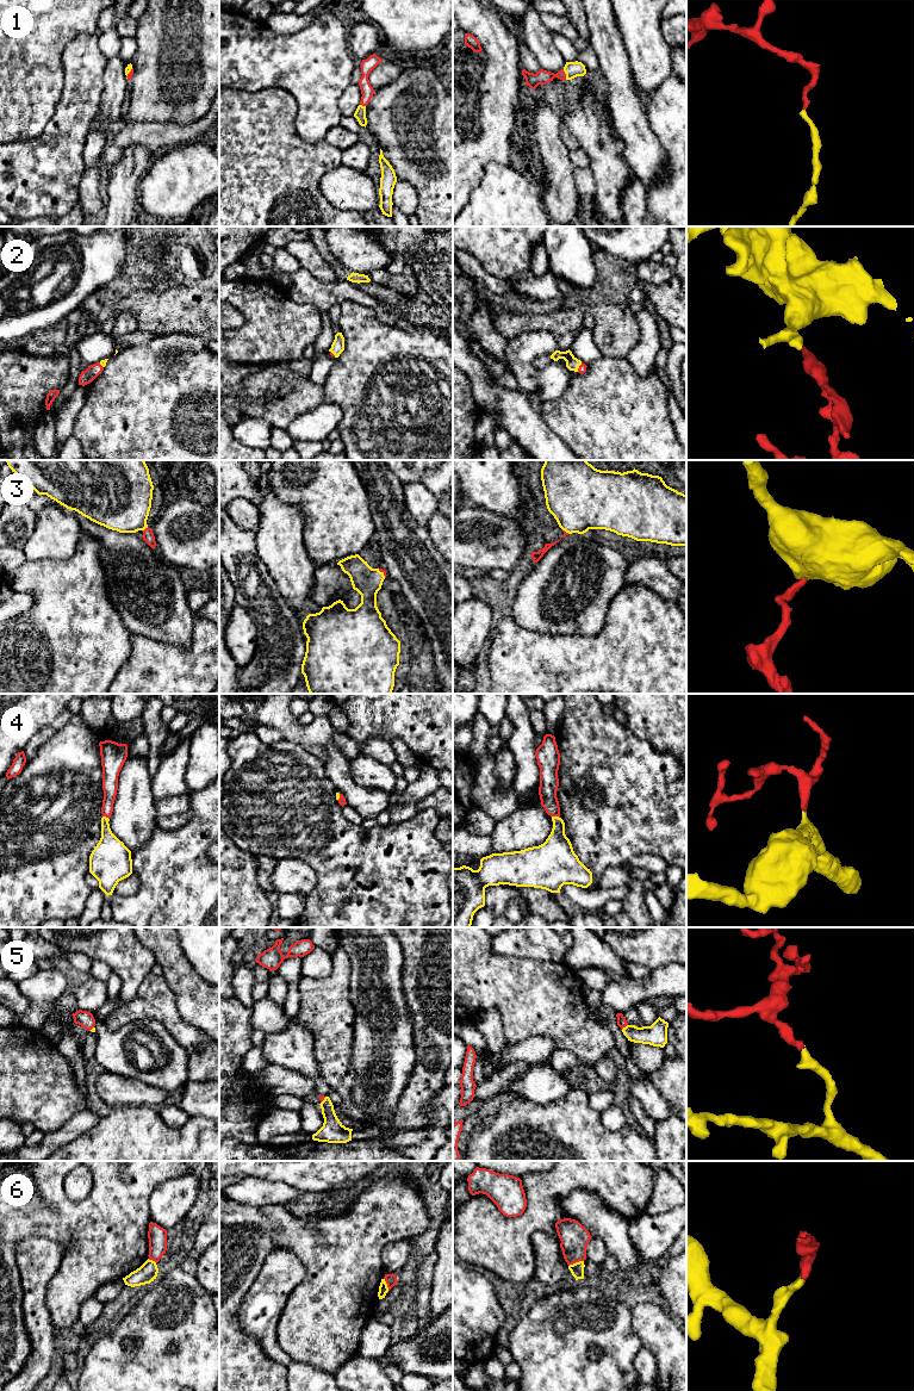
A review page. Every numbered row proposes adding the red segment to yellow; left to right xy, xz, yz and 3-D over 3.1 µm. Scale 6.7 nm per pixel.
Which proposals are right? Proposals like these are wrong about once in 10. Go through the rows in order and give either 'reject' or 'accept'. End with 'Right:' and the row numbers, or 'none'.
1: accept
2: accept
3: accept
4: accept
5: accept
6: reject
Right: 1, 2, 3, 4, 5

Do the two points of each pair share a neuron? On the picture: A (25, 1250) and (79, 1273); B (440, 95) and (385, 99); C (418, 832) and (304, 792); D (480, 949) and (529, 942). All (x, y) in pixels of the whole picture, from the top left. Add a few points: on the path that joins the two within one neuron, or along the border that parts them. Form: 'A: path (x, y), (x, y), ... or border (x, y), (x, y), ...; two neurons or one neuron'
A: border (53, 1239), (66, 1247), (66, 1253), (47, 1290); two neurons
B: path (427, 95), (421, 99), (398, 99); one neuron
C: path (390, 843), (359, 844), (333, 819); one neuron
D: border (491, 939), (491, 949), (496, 954), (518, 958); two neurons

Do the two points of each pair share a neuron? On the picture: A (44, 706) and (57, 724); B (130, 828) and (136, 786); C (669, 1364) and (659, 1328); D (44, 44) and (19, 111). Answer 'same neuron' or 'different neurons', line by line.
A: different neurons
B: same neuron
C: same neuron
D: same neuron

